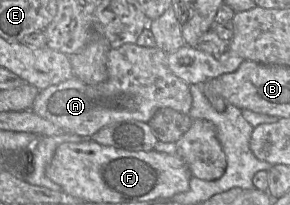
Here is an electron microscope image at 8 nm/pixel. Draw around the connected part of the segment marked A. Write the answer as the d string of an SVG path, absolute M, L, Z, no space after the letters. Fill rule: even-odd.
M134 43L111 48L108 52L107 68L108 78L102 83L88 85L74 76L41 90L30 110L61 127L65 133L81 137L91 137L100 129L121 121L135 120L148 123L154 113L161 108L171 108L184 115L189 113L192 106L190 85L174 75L168 65L168 54L157 46L147 48Z

